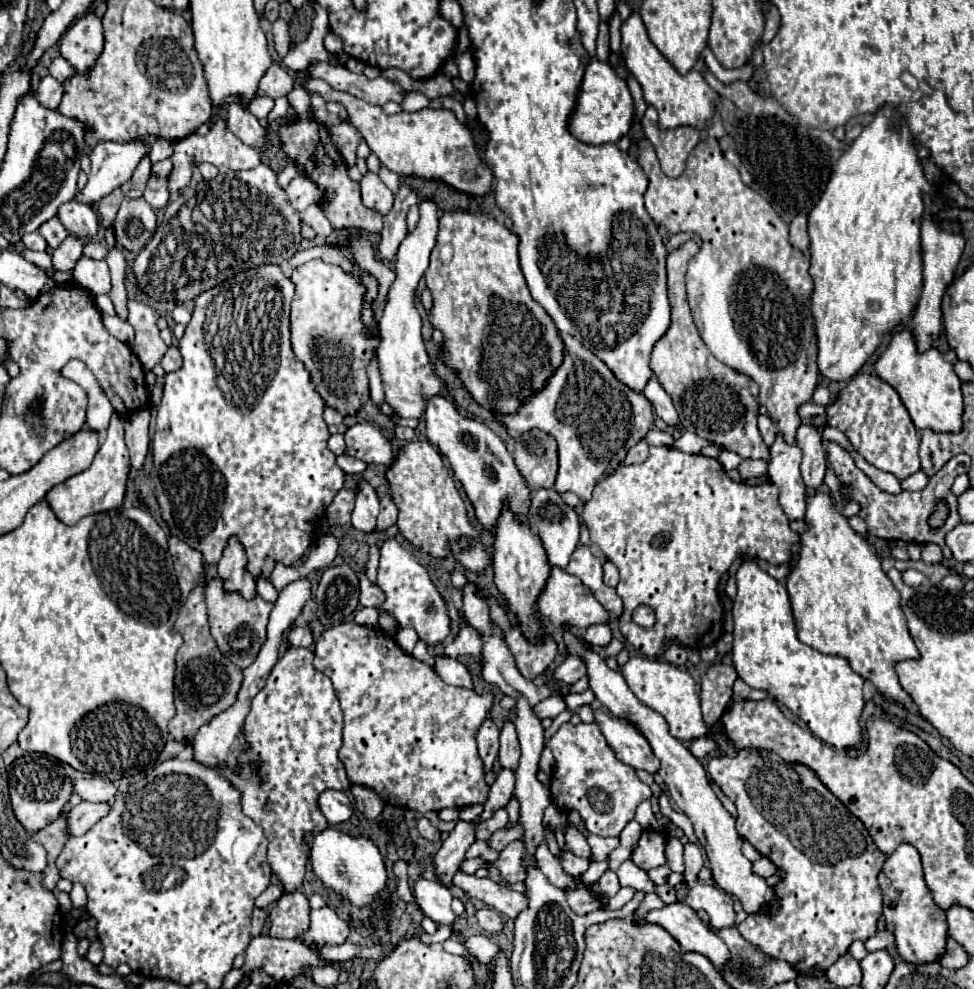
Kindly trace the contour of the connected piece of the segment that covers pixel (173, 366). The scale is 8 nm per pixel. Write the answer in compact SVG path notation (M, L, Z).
M169 346L167 354L161 358L161 366L163 366L165 372L179 370L179 366L181 366L181 354L179 354L179 348L177 346Z

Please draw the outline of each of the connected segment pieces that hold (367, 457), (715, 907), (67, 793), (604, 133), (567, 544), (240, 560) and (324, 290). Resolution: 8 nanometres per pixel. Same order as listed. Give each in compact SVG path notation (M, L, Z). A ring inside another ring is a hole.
M369 422L351 426L345 432L345 442L347 442L347 454L367 464L391 466L395 462L391 442L383 436L383 432L377 426Z
M695 884L689 888L685 904L693 910L701 908L709 914L709 922L713 928L733 928L735 926L735 910L733 900L727 892L719 890L719 886L713 884Z
M27 754L17 758L13 764L7 766L7 774L13 812L17 820L27 828L27 832L39 832L55 822L73 794L73 784L65 768L57 760L43 754Z
M597 58L591 60L583 76L579 106L571 116L571 134L575 134L575 138L587 144L617 142L621 136L629 132L631 120L633 120L633 98L629 94L627 82L613 70L609 62L601 62Z
M539 488L535 492L535 498L533 498L533 504L531 504L529 522L531 522L531 528L537 528L549 562L553 566L565 568L571 554L573 554L573 550L579 544L579 518L577 518L577 512L573 508L569 508L553 488Z
M231 538L227 550L223 552L223 558L219 560L217 576L223 582L225 592L235 592L241 594L245 600L253 600L257 596L257 586L251 574L247 574L245 564L247 556L243 552L243 546L239 546L235 538Z
M309 260L297 266L291 274L291 280L297 286L291 304L291 344L295 356L307 366L307 370L311 370L313 382L329 408L335 408L345 416L355 414L369 398L369 382L365 366L379 344L377 336L373 340L363 338L363 324L359 322L359 314L363 308L363 282L357 276L343 272L339 266L325 264L323 260Z

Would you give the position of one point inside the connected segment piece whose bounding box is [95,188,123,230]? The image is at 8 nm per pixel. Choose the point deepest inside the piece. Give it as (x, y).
(107, 207)

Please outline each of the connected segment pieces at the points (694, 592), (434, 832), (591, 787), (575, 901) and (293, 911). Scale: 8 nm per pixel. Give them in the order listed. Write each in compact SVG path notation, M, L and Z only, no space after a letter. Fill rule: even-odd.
M651 446L649 458L645 462L619 466L611 476L595 486L593 498L583 504L581 516L589 528L591 542L601 548L605 558L613 562L621 574L617 584L617 594L623 600L619 626L623 636L637 652L649 658L661 656L665 638L697 650L711 646L721 638L723 608L717 596L717 584L735 562L735 558L745 552L773 566L779 566L791 560L791 548L799 540L797 532L789 528L789 520L777 496L779 488L771 482L763 486L733 482L715 458L657 446ZM643 604L651 606L657 616L657 622L651 630L639 628L631 620L631 612Z
M421 818L421 820L417 822L417 830L419 830L419 834L421 834L425 840L429 840L429 842L439 842L439 840L441 840L441 832L439 832L427 818Z
M563 724L547 742L547 746L551 748L553 756L555 756L555 768L553 768L553 776L551 776L551 800L559 810L577 810L583 818L585 828L591 834L597 836L619 836L621 830L627 826L629 820L635 818L635 808L645 800L651 798L653 792L647 784L643 784L637 776L635 776L635 768L623 764L615 750L609 748L605 736L601 734L597 724Z
M577 878L577 882L579 882L579 888L567 892L567 902L569 902L571 910L575 914L589 914L589 912L593 912L597 908L603 908L601 902L597 900L597 892L585 888L579 878Z
M301 890L285 892L269 912L271 936L297 938L309 922L309 902Z

